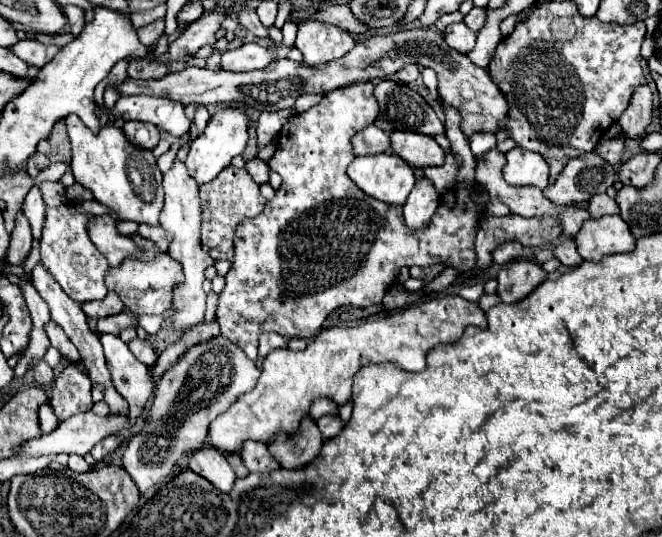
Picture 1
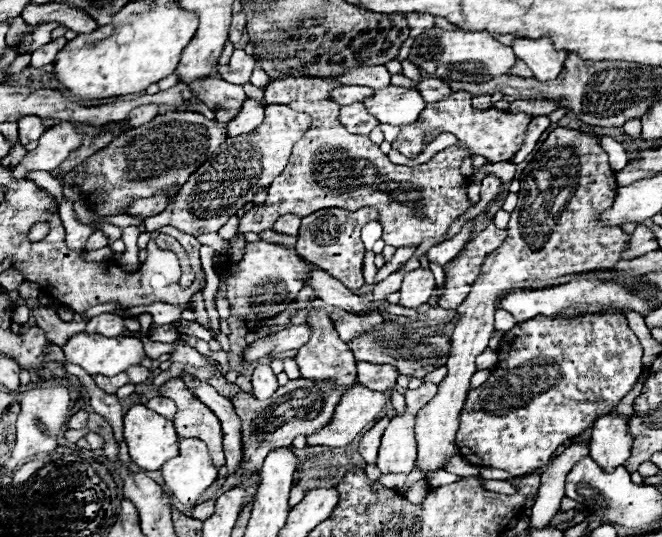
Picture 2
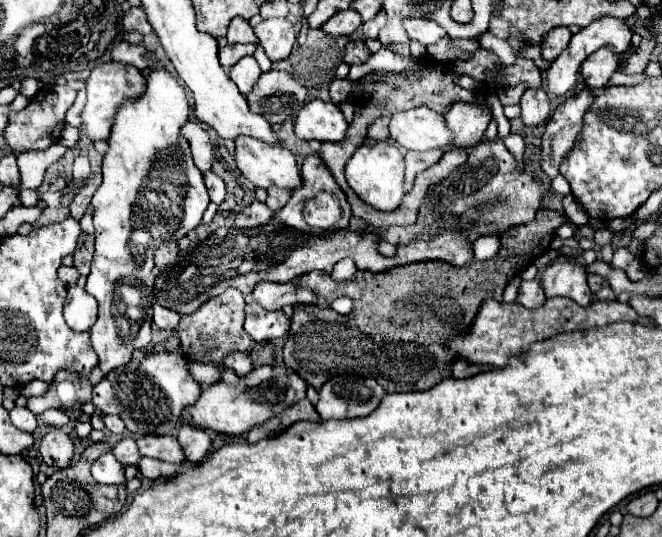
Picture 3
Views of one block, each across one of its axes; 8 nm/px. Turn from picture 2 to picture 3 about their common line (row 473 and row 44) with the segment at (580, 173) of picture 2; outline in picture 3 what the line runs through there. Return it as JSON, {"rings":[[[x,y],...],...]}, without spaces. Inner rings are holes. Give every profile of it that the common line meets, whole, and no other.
{"rings":[[[410,18],[404,22],[404,28],[412,40],[418,40],[424,46],[436,44],[440,38],[448,36],[440,24],[436,24],[434,20],[424,20],[424,18]]]}

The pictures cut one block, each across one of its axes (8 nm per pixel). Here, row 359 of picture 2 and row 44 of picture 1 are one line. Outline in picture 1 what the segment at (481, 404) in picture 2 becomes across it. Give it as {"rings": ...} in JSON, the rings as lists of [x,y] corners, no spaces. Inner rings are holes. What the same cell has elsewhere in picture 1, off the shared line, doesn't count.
{"rings":[[[546,2],[536,6],[532,16],[520,22],[514,32],[506,36],[506,44],[496,48],[488,72],[510,106],[508,118],[504,118],[500,126],[510,130],[510,138],[516,140],[520,148],[542,154],[550,166],[550,184],[556,182],[558,174],[572,156],[580,156],[596,148],[604,130],[608,130],[628,108],[634,90],[646,84],[640,64],[640,46],[644,36],[644,22],[628,26],[606,24],[596,16],[582,16],[574,2]]]}

